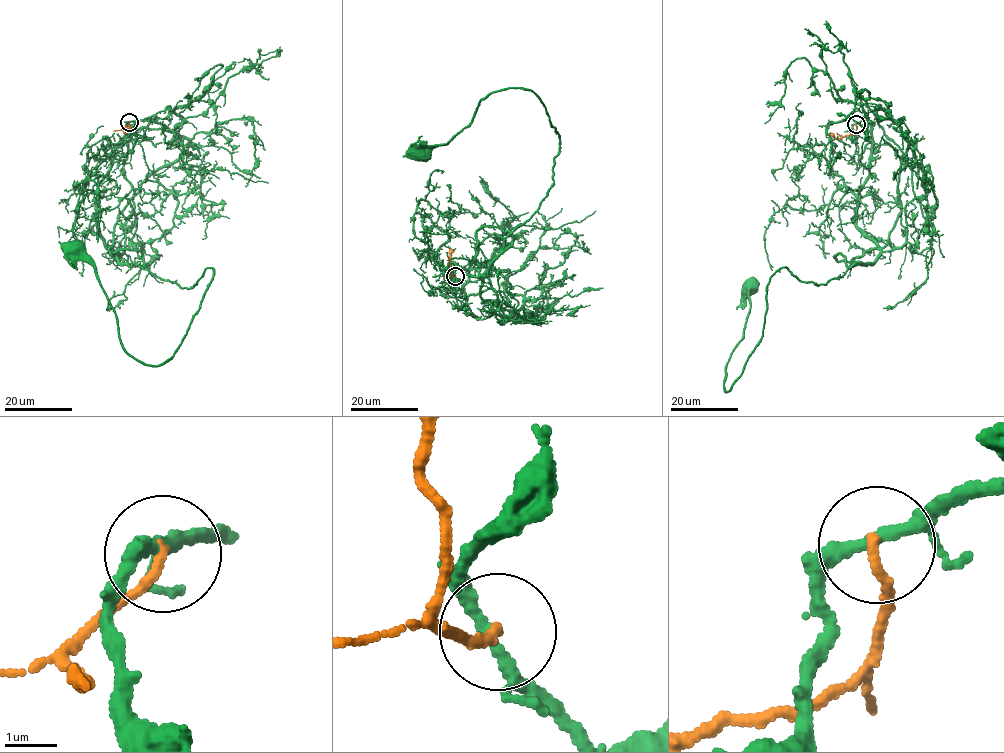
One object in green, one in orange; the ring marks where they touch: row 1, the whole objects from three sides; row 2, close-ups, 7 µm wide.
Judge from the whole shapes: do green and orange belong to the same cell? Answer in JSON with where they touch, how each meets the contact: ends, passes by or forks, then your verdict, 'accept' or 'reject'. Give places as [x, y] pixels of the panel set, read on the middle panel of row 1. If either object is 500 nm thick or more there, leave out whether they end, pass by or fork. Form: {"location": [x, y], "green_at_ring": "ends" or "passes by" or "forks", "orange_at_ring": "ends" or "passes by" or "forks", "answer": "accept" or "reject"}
{"location": [455, 276], "green_at_ring": "passes by", "orange_at_ring": "ends", "answer": "reject"}

